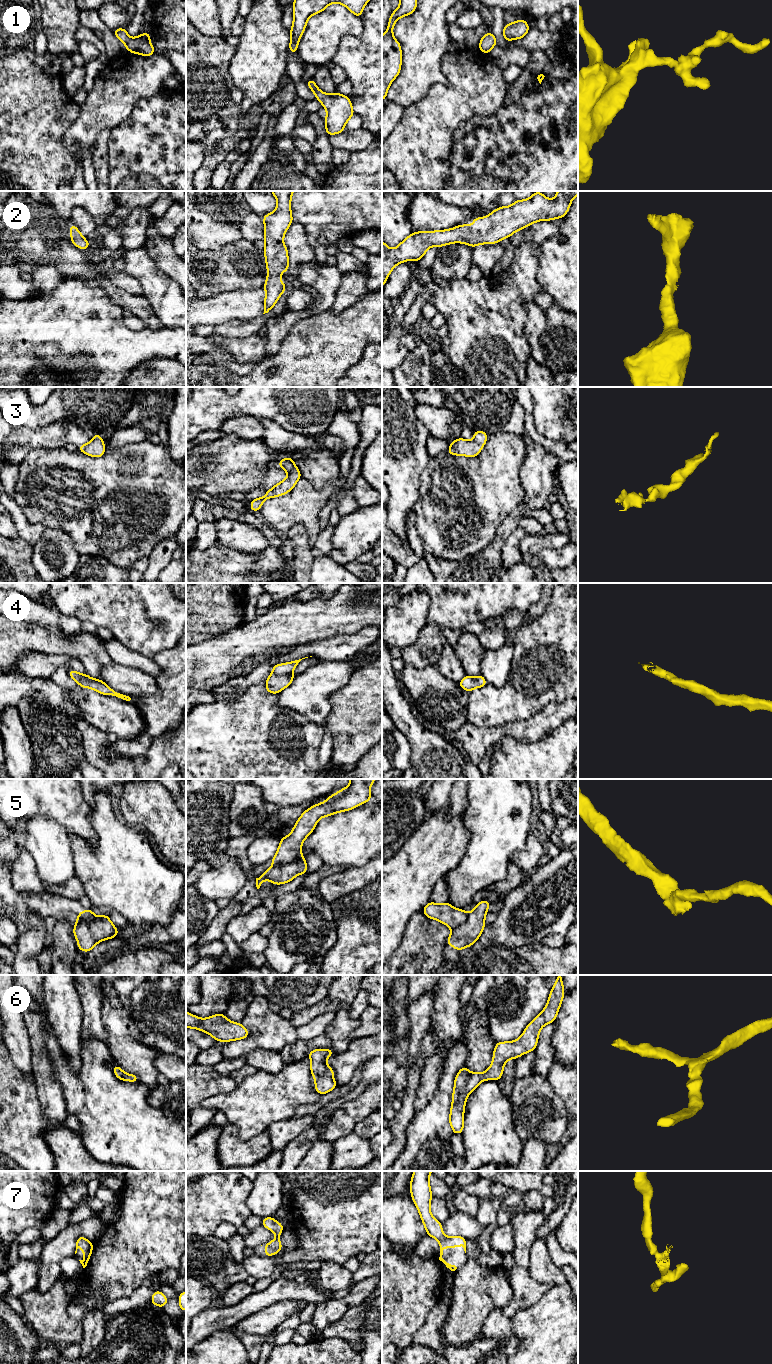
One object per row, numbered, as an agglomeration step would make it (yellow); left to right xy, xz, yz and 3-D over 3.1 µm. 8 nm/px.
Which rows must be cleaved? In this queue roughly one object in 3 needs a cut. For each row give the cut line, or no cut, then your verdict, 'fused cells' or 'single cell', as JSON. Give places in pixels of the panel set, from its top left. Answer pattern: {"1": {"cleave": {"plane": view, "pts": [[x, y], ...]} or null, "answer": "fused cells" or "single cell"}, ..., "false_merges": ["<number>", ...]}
{"1": {"cleave": null, "answer": "single cell"}, "2": {"cleave": null, "answer": "single cell"}, "3": {"cleave": null, "answer": "single cell"}, "4": {"cleave": null, "answer": "single cell"}, "5": {"cleave": {"plane": "xz", "pts": [[300, 854], [289, 862], [274, 865]]}, "answer": "fused cells"}, "6": {"cleave": null, "answer": "single cell"}, "7": {"cleave": null, "answer": "single cell"}, "false_merges": ["5"]}

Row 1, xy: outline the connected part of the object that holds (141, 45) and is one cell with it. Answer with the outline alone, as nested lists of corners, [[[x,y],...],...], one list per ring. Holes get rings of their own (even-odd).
[[[117,28],[114,35],[124,43],[128,52],[136,53],[146,57],[155,53],[153,45],[149,39],[152,33],[141,33],[138,37],[130,38],[125,28]]]

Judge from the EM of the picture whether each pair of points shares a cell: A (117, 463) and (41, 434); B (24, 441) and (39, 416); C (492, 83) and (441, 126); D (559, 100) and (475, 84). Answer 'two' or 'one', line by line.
A: two
B: two
C: one
D: two

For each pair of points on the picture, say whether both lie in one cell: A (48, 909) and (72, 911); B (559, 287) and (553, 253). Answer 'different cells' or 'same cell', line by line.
A: same cell
B: same cell

